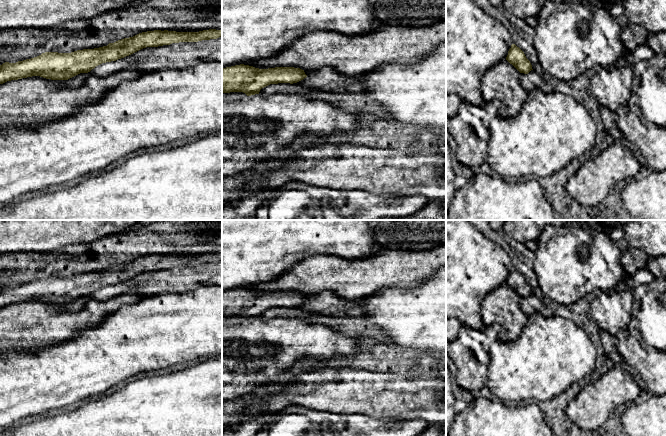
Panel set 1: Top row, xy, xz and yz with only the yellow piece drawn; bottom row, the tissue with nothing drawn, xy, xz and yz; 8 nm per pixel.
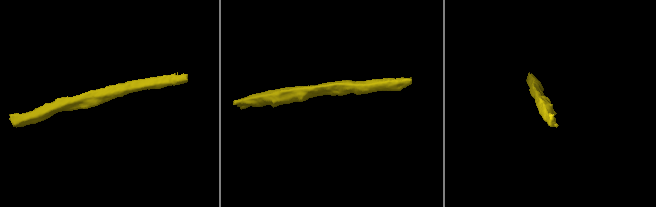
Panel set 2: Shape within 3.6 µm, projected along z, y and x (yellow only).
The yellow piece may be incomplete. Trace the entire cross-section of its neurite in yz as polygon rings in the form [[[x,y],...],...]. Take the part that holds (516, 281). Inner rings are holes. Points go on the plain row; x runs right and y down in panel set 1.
[[[515,268],[511,269],[506,284],[512,288],[520,297],[528,298],[532,293],[530,285],[524,276]]]

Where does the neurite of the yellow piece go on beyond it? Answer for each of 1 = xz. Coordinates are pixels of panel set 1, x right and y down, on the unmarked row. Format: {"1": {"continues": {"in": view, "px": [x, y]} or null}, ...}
{"1": {"continues": null}}

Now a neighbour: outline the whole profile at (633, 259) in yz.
[[[628,247],[621,254],[621,264],[625,274],[633,276],[638,270],[646,267],[649,260],[644,249]]]

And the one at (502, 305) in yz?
[[[507,284],[488,292],[481,305],[484,326],[499,324],[498,339],[514,341],[528,322],[528,316],[520,307],[520,296]]]

